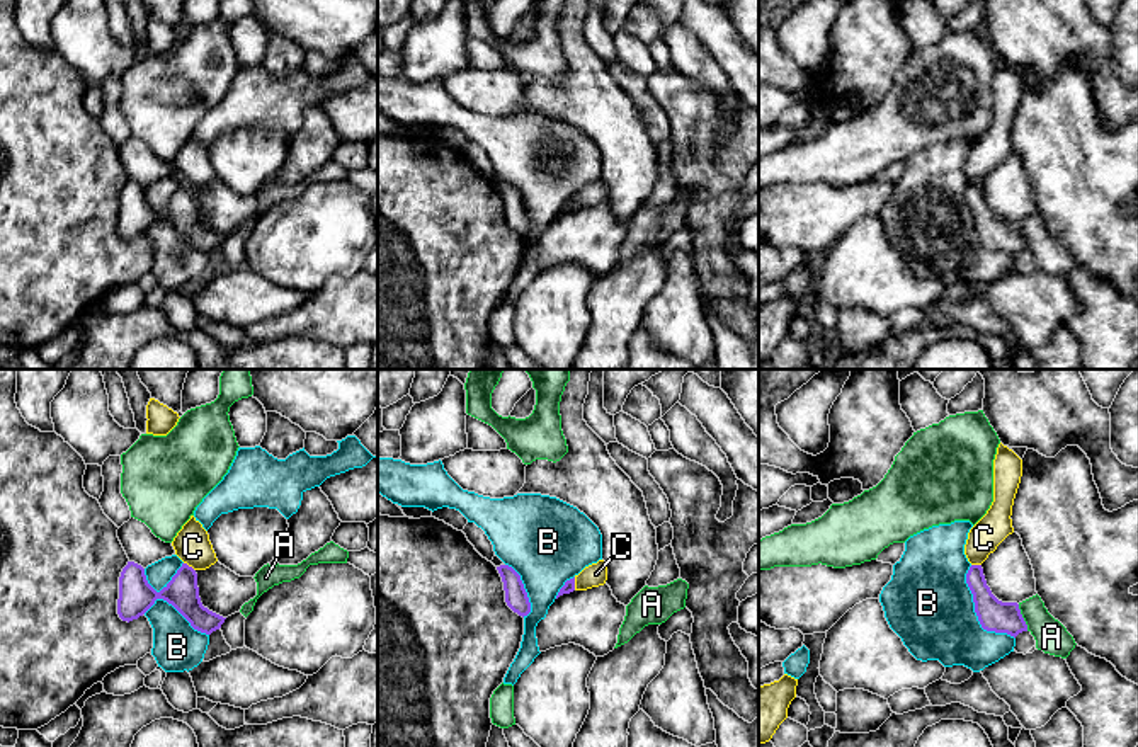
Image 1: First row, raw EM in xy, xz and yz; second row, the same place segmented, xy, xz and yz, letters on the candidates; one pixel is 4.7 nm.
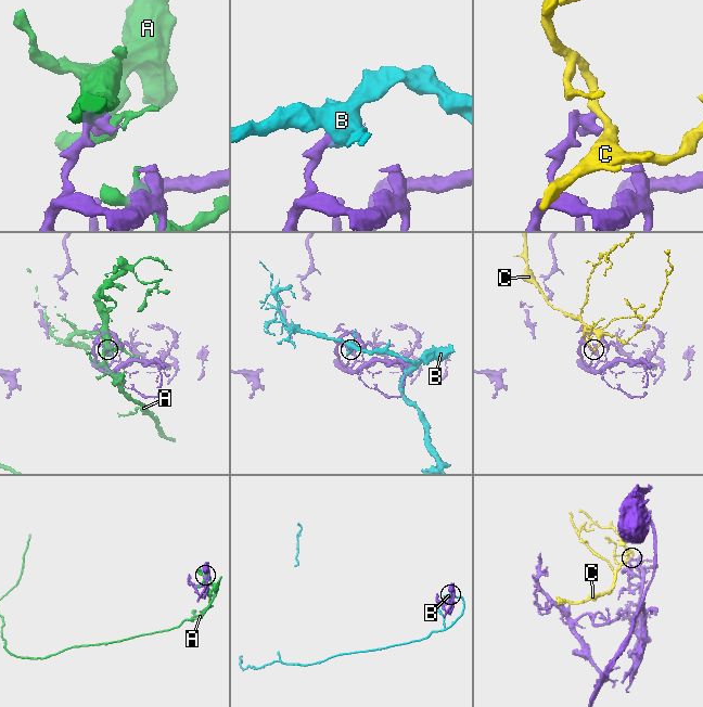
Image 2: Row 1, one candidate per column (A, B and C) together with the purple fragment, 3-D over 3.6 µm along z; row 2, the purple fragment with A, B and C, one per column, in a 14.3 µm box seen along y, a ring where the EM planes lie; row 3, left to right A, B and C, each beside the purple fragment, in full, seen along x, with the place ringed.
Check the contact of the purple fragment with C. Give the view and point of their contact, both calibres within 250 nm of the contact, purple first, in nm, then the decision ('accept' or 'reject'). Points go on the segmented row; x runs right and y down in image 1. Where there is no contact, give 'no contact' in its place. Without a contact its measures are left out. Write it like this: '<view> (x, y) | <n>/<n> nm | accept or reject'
xz (574, 584) | 50/110 nm | reject

